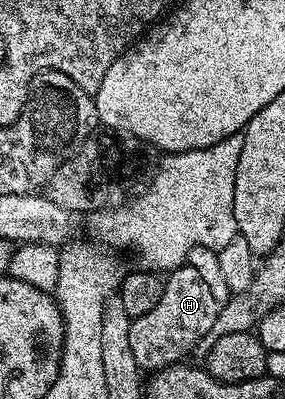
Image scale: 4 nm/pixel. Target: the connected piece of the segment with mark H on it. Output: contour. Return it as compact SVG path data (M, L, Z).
M188 264L173 267L165 275L160 304L156 304L156 308L152 308L152 312L133 319L128 328L128 345L132 347L132 356L136 356L136 364L143 371L153 372L179 361L183 357L182 353L190 349L193 351L200 339L212 328L212 324L216 324L219 309L220 304L216 300L216 296L212 296L208 284L204 284L204 280L200 280L196 268L192 268Z

